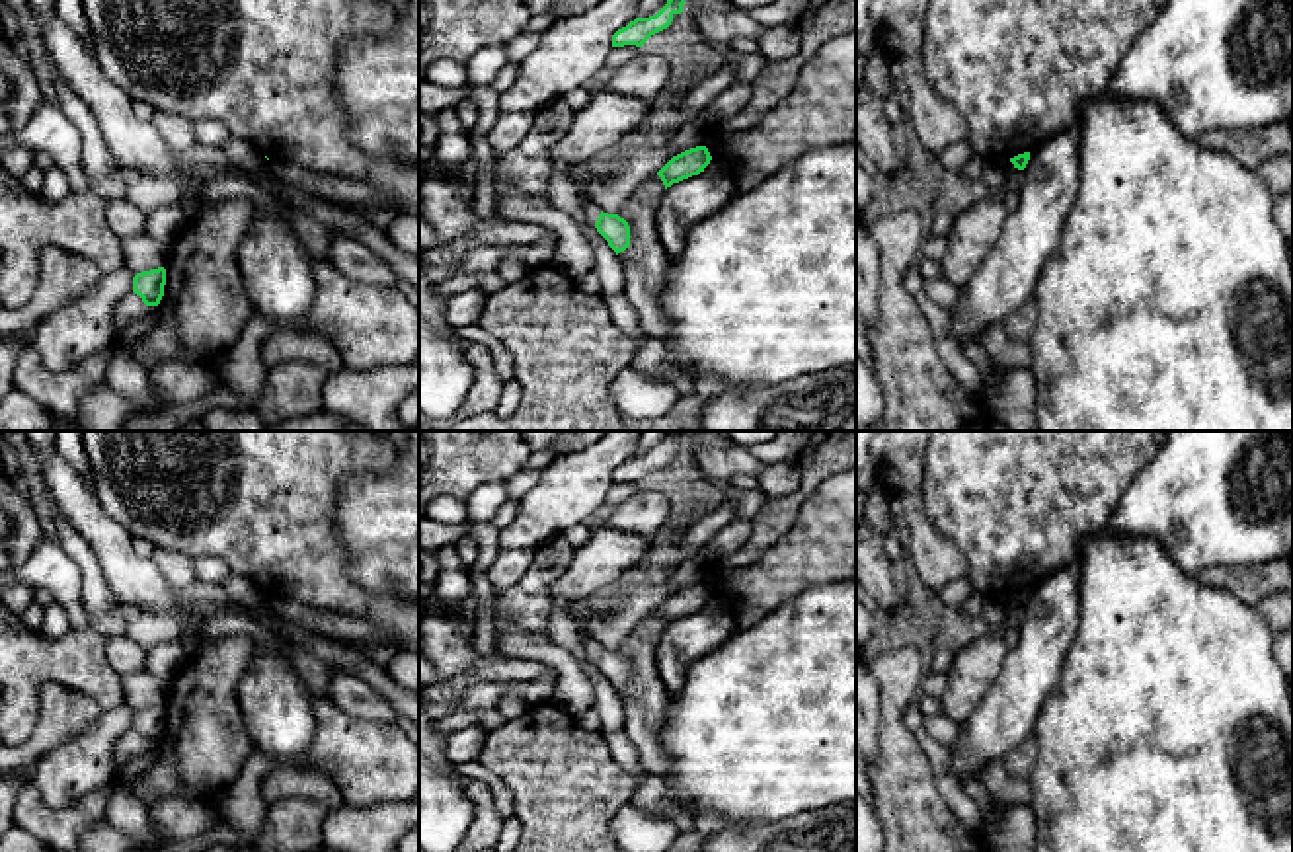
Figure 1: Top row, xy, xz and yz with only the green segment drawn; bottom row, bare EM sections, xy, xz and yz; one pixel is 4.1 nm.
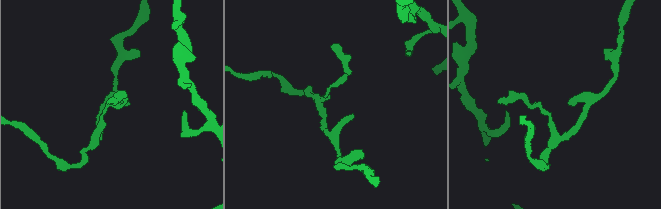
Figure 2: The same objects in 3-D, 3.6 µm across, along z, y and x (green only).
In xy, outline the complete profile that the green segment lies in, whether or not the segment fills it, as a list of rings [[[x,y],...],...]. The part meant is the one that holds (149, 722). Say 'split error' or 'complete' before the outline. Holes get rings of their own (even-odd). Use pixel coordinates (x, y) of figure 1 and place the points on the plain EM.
complete; [[[150,706],[133,714],[133,729],[142,735],[146,743],[158,743],[164,733],[166,706]]]

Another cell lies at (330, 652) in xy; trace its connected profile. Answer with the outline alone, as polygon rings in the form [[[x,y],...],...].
[[[281,620],[277,632],[298,643],[306,653],[330,665],[347,671],[365,680],[372,690],[380,692],[398,712],[419,727],[419,694],[398,686],[386,667],[367,659],[359,651],[345,647],[341,641],[304,630],[296,624]]]

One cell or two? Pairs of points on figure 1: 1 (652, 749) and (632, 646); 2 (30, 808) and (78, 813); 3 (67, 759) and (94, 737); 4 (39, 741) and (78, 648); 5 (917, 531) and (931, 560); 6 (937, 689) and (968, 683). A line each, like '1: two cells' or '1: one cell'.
1: one cell
2: one cell
3: one cell
4: two cells
5: one cell
6: two cells

